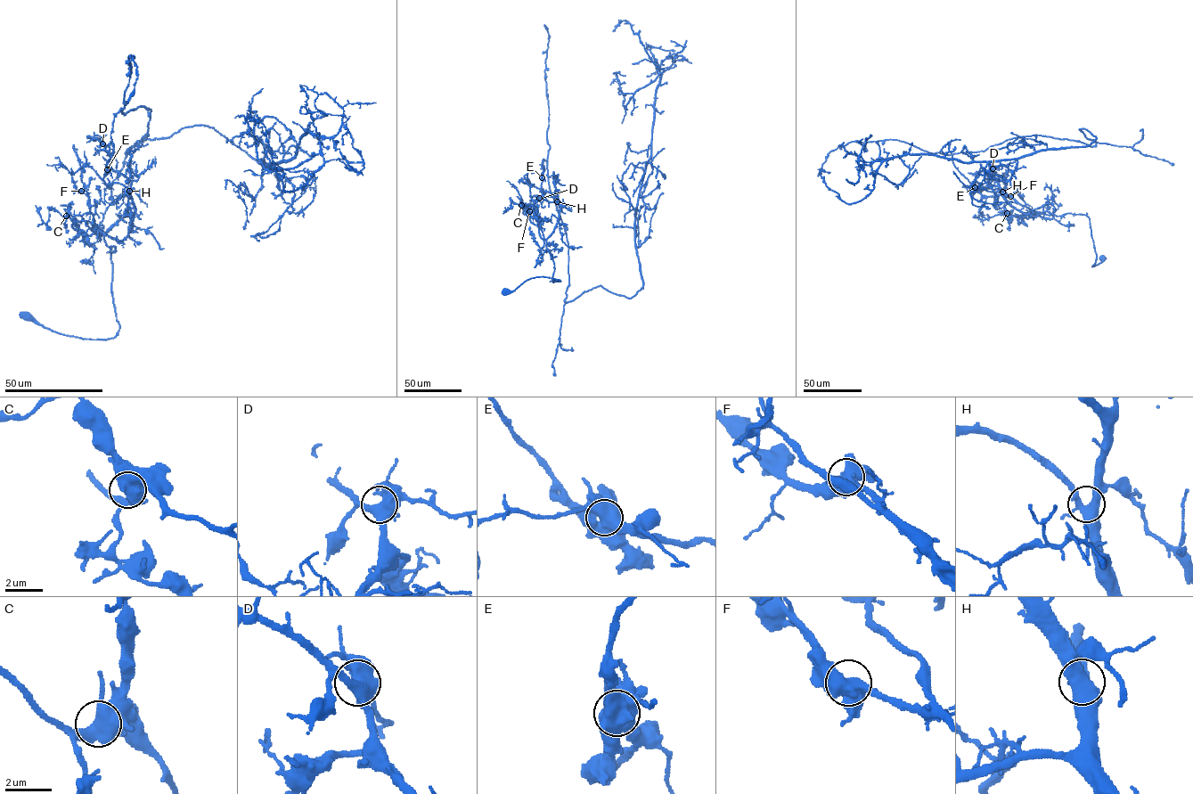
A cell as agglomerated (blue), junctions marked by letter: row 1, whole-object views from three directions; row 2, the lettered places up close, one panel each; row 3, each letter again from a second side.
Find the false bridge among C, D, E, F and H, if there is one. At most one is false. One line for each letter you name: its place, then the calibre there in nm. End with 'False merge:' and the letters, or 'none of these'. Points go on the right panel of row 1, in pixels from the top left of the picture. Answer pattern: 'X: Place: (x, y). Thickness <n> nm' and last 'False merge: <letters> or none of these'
E: Place: (975, 187). Thickness 700 nm
False merge: E

